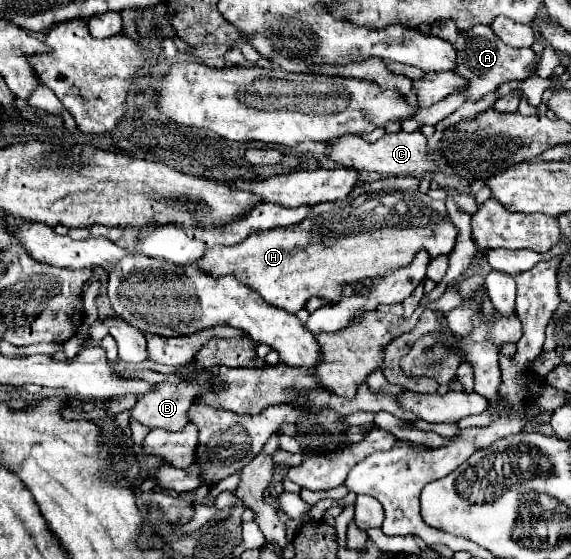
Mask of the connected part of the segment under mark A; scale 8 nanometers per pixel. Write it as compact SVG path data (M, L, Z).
M438 23L438 27L418 27L420 33L426 35L436 35L440 39L446 39L448 43L454 43L454 49L458 53L458 63L456 63L456 73L464 75L466 79L466 91L458 91L458 95L448 95L446 99L418 109L416 115L412 115L410 119L402 121L402 129L404 131L416 131L420 129L420 125L430 123L436 125L442 119L446 119L448 115L452 115L458 107L462 107L466 101L480 101L484 95L488 95L490 91L494 91L500 83L506 81L522 81L528 77L534 77L538 71L538 57L530 47L522 47L522 49L514 49L504 45L492 31L490 25L476 25L470 31L458 31L454 27L454 23Z

